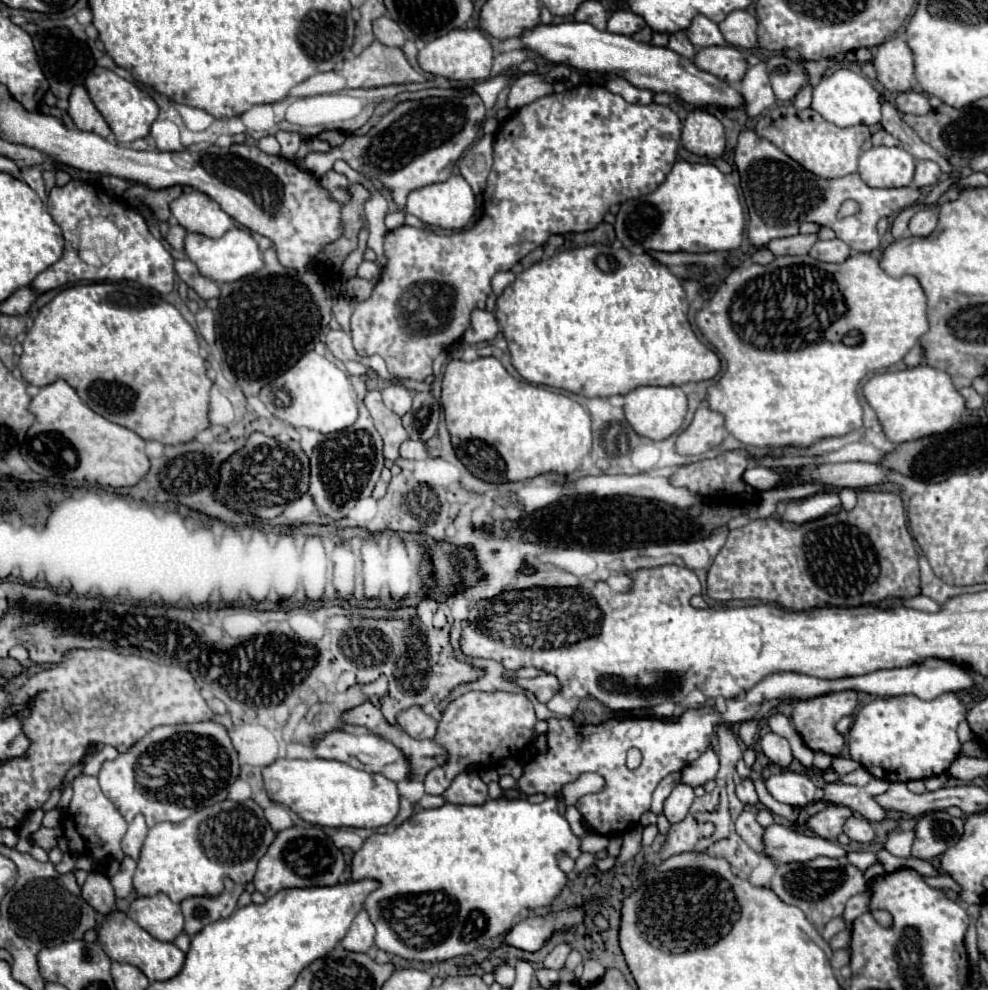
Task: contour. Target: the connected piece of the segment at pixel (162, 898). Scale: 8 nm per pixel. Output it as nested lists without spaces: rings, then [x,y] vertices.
[[[164,893],[134,899],[128,909],[128,917],[160,941],[174,941],[184,929],[180,905],[172,903]]]

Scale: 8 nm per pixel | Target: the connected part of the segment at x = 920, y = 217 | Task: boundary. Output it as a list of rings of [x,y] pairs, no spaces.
[[[924,209],[918,211],[912,219],[910,219],[910,233],[912,235],[930,235],[936,229],[938,223],[938,215],[932,209]]]

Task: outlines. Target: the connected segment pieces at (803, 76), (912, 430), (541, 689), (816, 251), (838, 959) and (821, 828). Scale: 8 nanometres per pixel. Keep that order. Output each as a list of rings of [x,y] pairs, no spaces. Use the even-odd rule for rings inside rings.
[[[774,55],[766,61],[772,89],[780,101],[790,101],[794,95],[806,87],[808,73],[804,65],[786,55]]]
[[[918,365],[904,371],[878,373],[866,381],[864,397],[876,411],[886,437],[894,443],[904,443],[926,435],[944,433],[946,429],[952,429],[954,423],[966,411],[966,399],[954,387],[952,377],[946,371],[934,369],[930,365]]]
[[[540,675],[536,679],[516,679],[516,683],[532,691],[542,703],[548,703],[560,691],[560,681],[554,675]]]
[[[830,239],[830,241],[816,241],[808,253],[810,257],[818,259],[818,261],[828,261],[828,263],[838,263],[838,261],[846,261],[846,257],[850,255],[850,247],[840,241],[840,239]]]
[[[848,949],[834,951],[834,955],[832,955],[832,969],[838,971],[838,969],[842,969],[848,961],[850,961],[850,951],[848,951]]]
[[[830,805],[824,811],[812,815],[806,821],[806,829],[814,831],[816,835],[828,839],[828,841],[838,841],[838,835],[842,833],[842,825],[848,817],[852,817],[854,813],[848,807],[840,807],[840,805]]]

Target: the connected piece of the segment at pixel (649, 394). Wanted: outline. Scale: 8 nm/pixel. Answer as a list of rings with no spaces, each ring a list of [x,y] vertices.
[[[638,387],[630,391],[628,395],[624,395],[624,399],[626,399],[624,413],[632,429],[638,435],[654,439],[654,441],[662,441],[674,435],[682,427],[686,411],[688,411],[686,393],[680,387]]]

